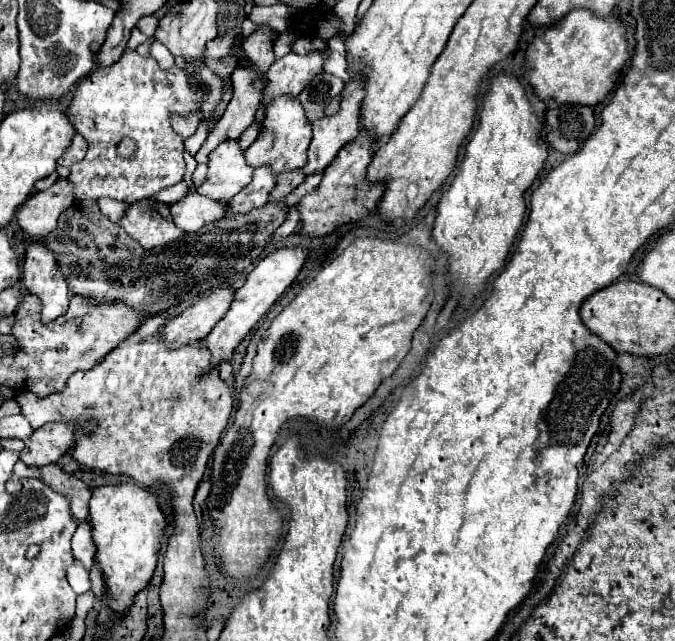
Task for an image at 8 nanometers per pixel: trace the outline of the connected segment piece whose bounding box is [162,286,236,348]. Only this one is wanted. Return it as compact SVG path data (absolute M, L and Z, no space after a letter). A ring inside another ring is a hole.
M218 286L208 296L198 300L194 306L186 308L180 316L172 318L162 332L164 342L168 346L184 346L194 344L210 334L210 330L216 326L216 322L228 312L236 290L232 286Z

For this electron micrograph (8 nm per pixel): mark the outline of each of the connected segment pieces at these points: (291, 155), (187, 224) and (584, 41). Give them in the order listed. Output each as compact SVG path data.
M278 96L266 106L266 118L264 118L264 128L258 134L258 138L252 142L252 146L246 150L248 162L252 166L262 166L264 162L272 162L272 170L276 174L280 170L288 170L294 166L304 166L306 164L306 150L312 140L312 124L300 106L298 96Z
M192 192L188 196L184 196L182 200L178 200L176 204L170 206L174 222L186 230L186 232L196 232L202 226L216 222L220 218L224 218L228 204L220 202L220 200L212 200L206 198L198 192Z
M588 8L570 10L556 26L534 38L526 50L530 84L542 100L554 98L558 104L600 104L616 86L628 58L624 22L616 16L598 16Z

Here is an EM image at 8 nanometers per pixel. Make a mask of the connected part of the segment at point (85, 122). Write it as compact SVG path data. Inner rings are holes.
M126 50L126 52L122 54L122 58L120 58L118 62L114 62L112 66L106 66L106 68L96 68L92 74L88 74L88 78L84 78L84 80L80 82L80 86L78 86L76 94L74 94L74 100L72 100L72 114L76 114L76 132L80 132L80 134L86 138L86 142L88 142L88 154L84 156L84 160L76 162L76 164L70 168L70 176L68 176L68 178L74 182L74 186L76 186L78 200L100 200L100 198L114 198L114 200L118 200L118 202L132 204L134 200L144 200L144 198L150 198L150 196L158 194L160 190L164 190L164 188L168 188L168 186L178 184L178 182L182 180L184 172L186 172L184 158L182 158L182 156L184 156L184 138L182 138L180 134L176 134L176 132L174 132L174 128L170 126L170 114L182 114L182 116L188 116L190 112L200 112L200 122L206 122L206 124L208 124L208 130L212 130L212 128L218 124L218 120L214 120L214 116L216 116L216 108L218 108L218 104L220 104L220 100L222 100L222 94L224 94L224 78L220 78L216 72L212 72L206 64L204 64L204 66L200 66L200 68L198 68L198 70L190 76L190 80L188 80L188 74L186 74L186 70L184 70L184 68L172 68L170 72L160 74L158 62L156 62L152 56L144 58L144 56L140 56L136 50ZM124 136L130 136L132 140L136 140L138 150L136 150L136 154L134 154L132 158L120 158L116 152L112 152L112 150L116 148L116 144L120 142L120 138L124 138Z

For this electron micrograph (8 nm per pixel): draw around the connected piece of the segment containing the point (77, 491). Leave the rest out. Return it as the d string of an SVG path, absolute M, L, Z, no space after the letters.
M20 462L16 464L16 478L34 476L34 478L40 478L40 480L48 482L48 486L52 486L56 492L60 492L60 494L70 498L72 514L74 514L76 520L88 518L88 502L90 502L92 490L90 490L90 486L86 482L82 482L74 474L68 474L58 464L46 464L46 466L28 466L26 464L24 468L22 466L24 464L20 464Z

